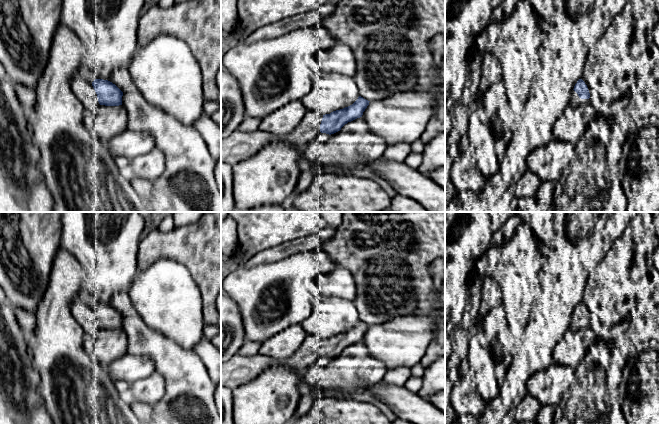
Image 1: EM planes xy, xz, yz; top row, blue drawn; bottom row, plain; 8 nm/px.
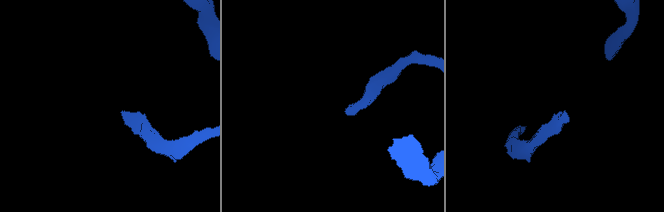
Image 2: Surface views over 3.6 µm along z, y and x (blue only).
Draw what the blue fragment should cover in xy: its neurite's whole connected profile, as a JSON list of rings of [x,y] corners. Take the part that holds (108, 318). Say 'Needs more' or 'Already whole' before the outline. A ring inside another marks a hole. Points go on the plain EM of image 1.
Needs more. [[[75,298],[71,302],[70,310],[75,321],[90,336],[95,336],[100,329],[122,329],[123,316],[108,304],[95,303],[90,306]]]

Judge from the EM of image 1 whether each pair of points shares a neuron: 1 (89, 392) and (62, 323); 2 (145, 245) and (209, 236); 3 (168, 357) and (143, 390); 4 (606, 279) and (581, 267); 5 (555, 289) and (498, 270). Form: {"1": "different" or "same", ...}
{"1": "same", "2": "same", "3": "different", "4": "different", "5": "different"}

